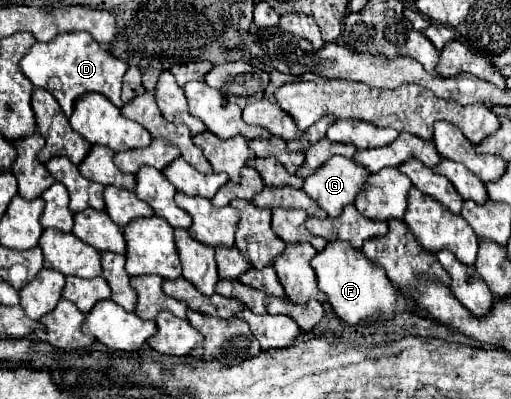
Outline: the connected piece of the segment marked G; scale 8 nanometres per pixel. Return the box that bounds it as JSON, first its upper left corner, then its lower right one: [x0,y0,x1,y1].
[304,156,370,218]

